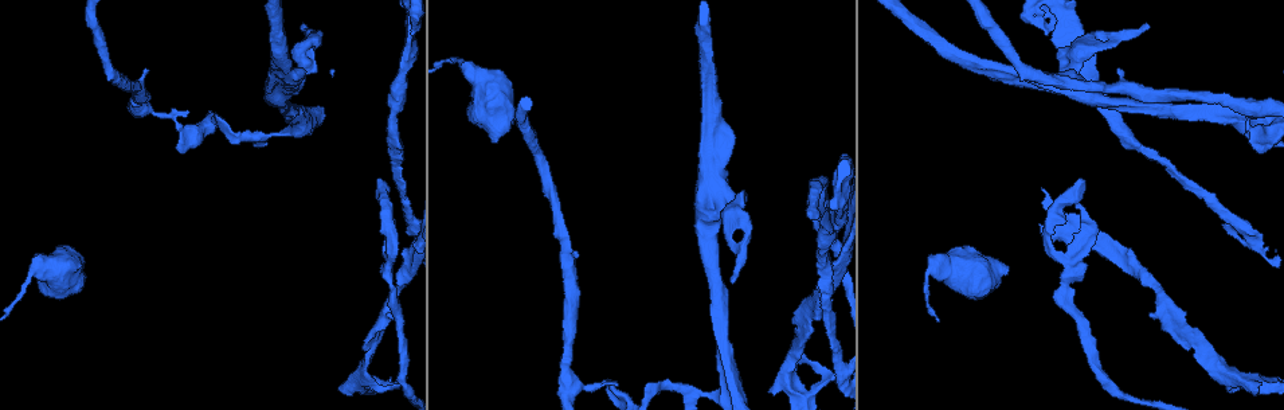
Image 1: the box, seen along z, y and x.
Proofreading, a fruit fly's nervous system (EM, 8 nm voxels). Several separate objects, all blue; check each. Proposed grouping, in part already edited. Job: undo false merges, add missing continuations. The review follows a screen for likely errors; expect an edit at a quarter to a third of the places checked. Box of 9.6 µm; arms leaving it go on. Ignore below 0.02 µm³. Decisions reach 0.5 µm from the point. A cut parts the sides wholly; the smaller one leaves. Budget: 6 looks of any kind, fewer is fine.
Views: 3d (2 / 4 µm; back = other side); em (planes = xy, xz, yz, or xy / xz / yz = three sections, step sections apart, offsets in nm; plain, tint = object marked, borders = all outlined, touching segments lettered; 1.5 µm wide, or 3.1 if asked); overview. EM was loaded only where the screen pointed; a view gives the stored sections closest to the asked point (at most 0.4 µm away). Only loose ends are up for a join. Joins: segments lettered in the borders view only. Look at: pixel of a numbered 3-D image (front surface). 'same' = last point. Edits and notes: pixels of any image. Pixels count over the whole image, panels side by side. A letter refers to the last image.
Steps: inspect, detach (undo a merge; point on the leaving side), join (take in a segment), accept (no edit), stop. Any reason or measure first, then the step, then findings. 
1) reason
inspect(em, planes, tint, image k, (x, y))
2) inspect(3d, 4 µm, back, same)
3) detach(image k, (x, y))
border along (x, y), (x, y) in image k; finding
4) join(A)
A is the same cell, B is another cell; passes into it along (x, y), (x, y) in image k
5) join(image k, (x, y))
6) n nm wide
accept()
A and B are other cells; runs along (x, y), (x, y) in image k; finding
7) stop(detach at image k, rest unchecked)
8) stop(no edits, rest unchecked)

free end
inspect(em, planes, borders, image 1, (1190, 350))

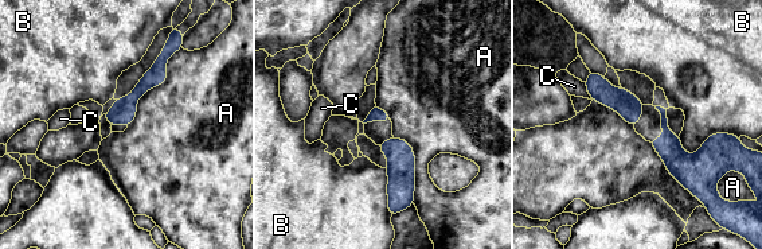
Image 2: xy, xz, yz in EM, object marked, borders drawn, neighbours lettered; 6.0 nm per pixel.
A touches over 550 nm
accept()
A, B and C are other cells; no lettered segment goes on from it

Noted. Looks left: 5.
free end
inspect(3d, 4 µm, back, image 1, (810, 213))

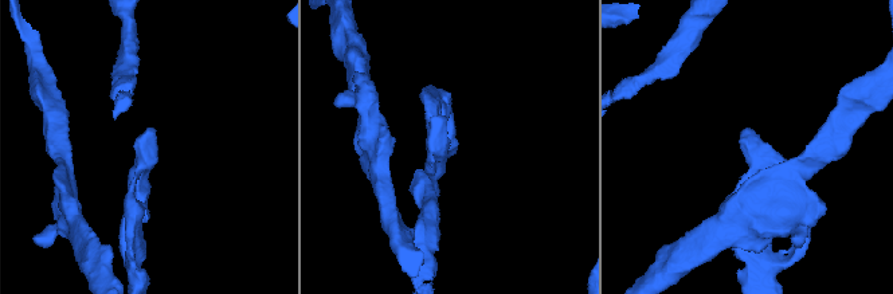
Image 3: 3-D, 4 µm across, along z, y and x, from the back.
now the EM
inspect(em, xy, step 4, borders, image 3, (454, 151))

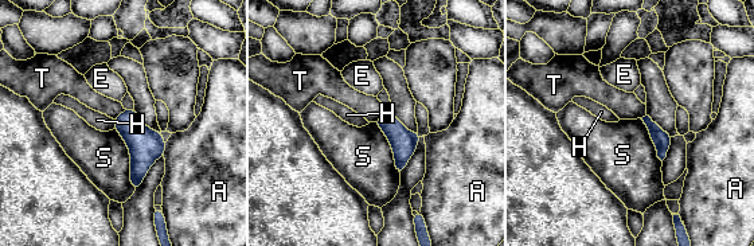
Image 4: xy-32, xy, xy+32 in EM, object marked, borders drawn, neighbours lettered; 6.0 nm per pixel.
accept()
A, E, H, S and T are other cells; border along (114, 128), (128, 148), (135, 190) in image 4; no lettered segment goes on from it

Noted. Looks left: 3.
two arms at a narrow angle
inspect(em, planes, borders, image 1, (313, 47))

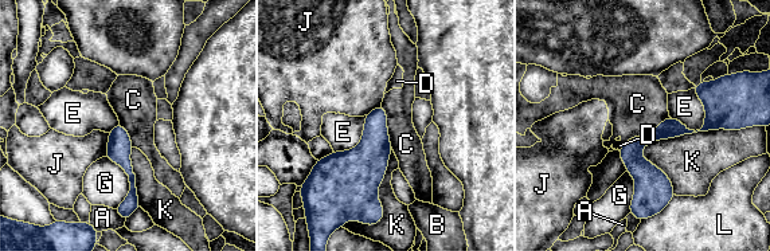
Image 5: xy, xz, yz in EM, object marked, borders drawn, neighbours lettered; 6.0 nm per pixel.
accept()
A, B, C, D, E, G, J, K and L are other cells; no lettered segment goes on from it

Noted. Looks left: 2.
stop(no edits, rest unchecked)

